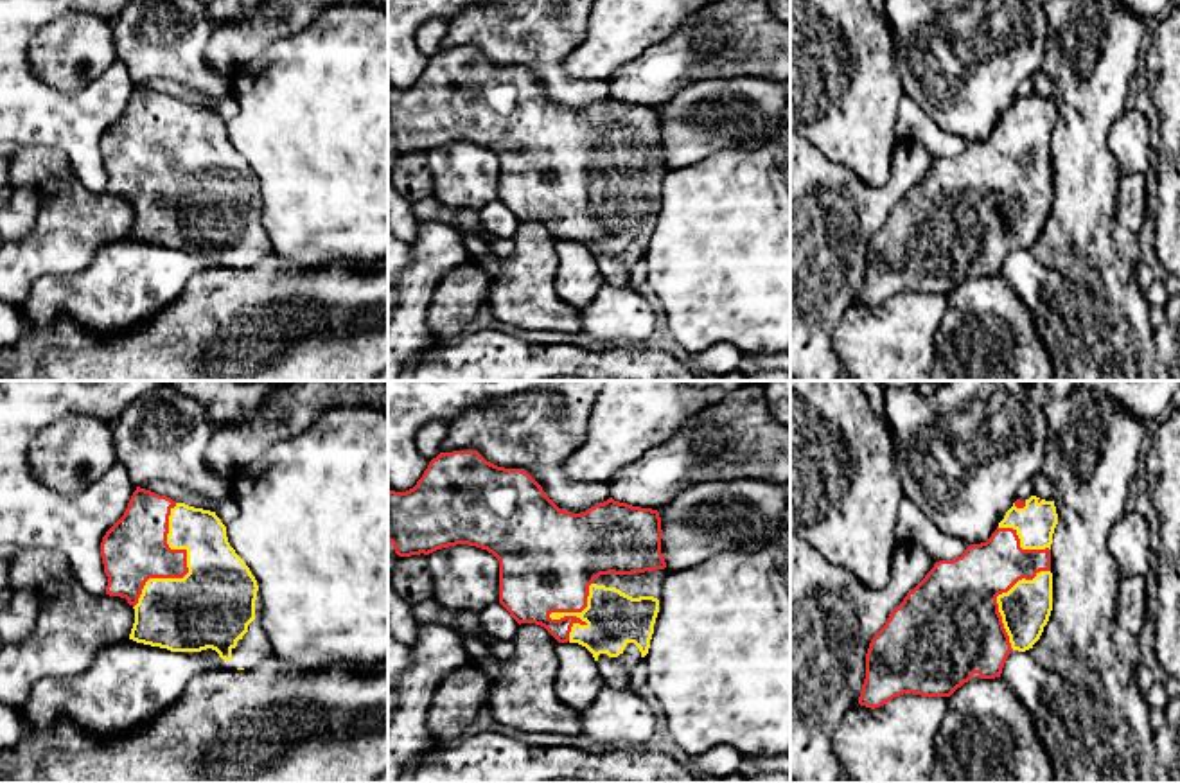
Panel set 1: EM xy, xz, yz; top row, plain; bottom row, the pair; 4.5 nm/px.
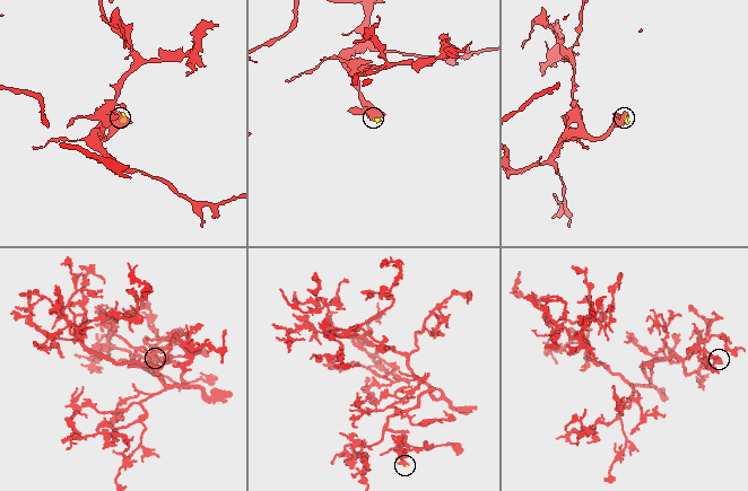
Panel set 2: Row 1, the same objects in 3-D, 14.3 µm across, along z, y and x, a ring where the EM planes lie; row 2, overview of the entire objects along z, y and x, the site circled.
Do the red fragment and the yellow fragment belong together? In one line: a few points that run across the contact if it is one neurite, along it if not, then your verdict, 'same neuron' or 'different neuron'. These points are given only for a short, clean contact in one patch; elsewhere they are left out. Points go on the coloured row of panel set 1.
same neuron

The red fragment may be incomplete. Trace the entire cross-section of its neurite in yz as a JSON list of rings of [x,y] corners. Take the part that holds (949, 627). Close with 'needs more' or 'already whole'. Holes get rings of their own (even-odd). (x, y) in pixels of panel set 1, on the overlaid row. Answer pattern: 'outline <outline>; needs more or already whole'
outline [[[1036,496],[1017,499],[986,542],[968,546],[957,559],[936,562],[871,639],[859,704],[875,709],[903,693],[950,697],[973,673],[979,679],[1000,677],[1013,650],[1033,648],[1052,611],[1051,544],[1056,524],[1054,501]]]; needs more

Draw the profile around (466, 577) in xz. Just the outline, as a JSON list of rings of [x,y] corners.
[[[456,544],[427,555],[435,598],[449,611],[483,612],[499,602],[499,560],[487,550]]]

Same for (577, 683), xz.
[[[557,643],[555,693],[560,702],[584,711],[605,686],[593,654],[578,643]]]

